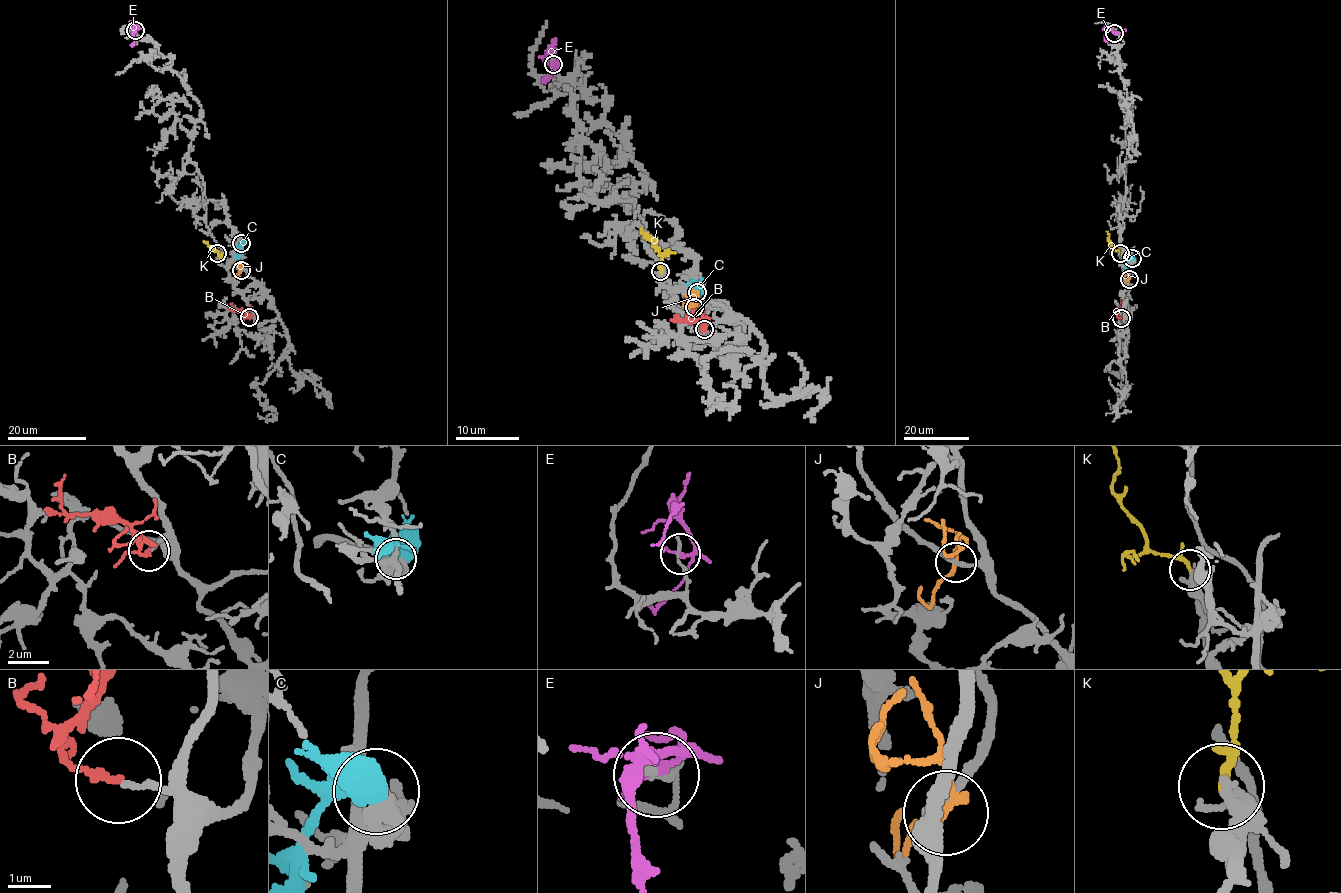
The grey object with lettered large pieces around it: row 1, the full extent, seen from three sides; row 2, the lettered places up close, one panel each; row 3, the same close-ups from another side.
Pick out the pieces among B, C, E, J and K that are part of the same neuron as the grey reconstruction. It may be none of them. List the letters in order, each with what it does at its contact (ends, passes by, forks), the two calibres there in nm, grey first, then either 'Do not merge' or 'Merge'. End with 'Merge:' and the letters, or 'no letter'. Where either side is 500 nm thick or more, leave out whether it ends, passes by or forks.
B: It ends there. Thickness 130 nm (grey) against 170 nm. Do not merge
C: Thickness 480 nm (grey) against 550 nm. Do not merge
E: It forks there. Thickness 160 nm (grey) against 130 nm. Do not merge
J: It passes by. Thickness 200 nm (grey) against 170 nm. Do not merge
K: Thickness 550 nm (grey) against 130 nm. Merge
Merge: K

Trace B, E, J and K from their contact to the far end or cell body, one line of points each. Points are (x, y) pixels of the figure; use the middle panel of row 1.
B: (704, 330), (700, 320), (678, 320), (678, 317)
E: (552, 64), (557, 61), (551, 49), (548, 63)
J: (694, 307), (698, 301), (691, 293)
K: (660, 271), (661, 253), (652, 237), (646, 237), (641, 228)

